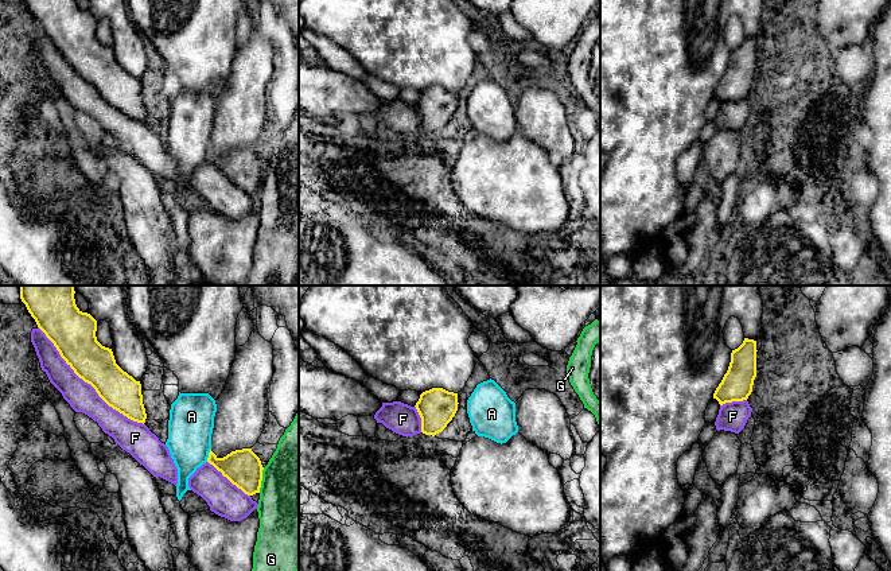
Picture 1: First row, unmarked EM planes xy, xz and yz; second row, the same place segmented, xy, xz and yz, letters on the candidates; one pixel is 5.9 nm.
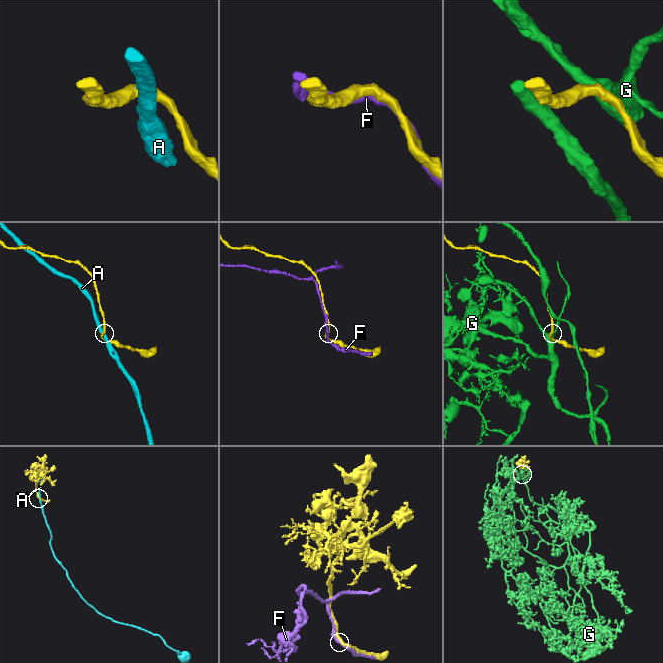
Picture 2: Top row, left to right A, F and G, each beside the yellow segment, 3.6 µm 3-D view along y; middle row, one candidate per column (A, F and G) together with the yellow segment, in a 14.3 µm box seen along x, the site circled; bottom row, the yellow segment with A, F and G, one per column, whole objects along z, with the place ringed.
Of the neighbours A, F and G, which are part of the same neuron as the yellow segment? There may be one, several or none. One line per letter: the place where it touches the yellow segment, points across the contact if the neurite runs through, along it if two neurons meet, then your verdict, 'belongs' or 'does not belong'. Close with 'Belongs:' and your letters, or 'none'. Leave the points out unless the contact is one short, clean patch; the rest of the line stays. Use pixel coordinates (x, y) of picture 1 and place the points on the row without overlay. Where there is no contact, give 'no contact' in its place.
A: xy (209, 154) | along xy (210, 147), (206, 159) | does not belong
F: xy (86, 80) | belongs
G: xy (261, 178) | does not belong
Belongs: F

